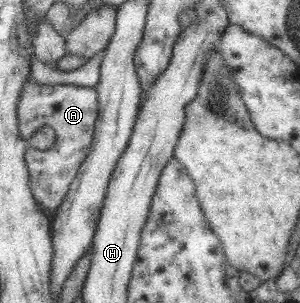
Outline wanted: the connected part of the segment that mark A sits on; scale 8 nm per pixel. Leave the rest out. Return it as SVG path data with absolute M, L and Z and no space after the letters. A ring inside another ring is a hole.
M31 81L25 82L16 107L19 137L33 139L43 125L51 127L55 134L53 145L48 149L32 142L23 153L32 197L42 210L51 214L63 201L71 180L77 174L79 164L89 151L99 107L93 87L38 85L31 84Z

